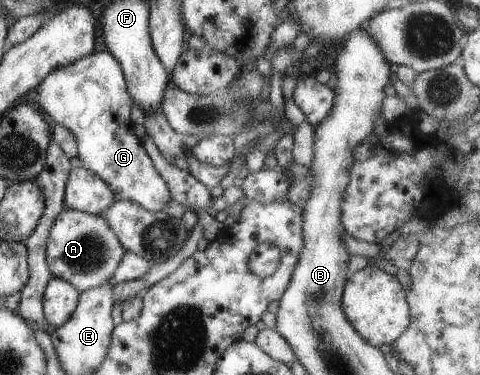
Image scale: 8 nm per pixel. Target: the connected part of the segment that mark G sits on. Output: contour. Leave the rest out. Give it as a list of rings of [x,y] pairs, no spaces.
[[[94,51],[58,69],[53,69],[28,93],[28,101],[38,111],[46,113],[53,125],[60,124],[69,129],[77,143],[77,156],[81,164],[101,177],[114,192],[115,201],[132,200],[153,212],[168,211],[171,193],[167,181],[160,175],[152,158],[148,155],[142,139],[134,134],[130,111],[134,105],[129,94],[126,78],[120,63],[107,51]]]

